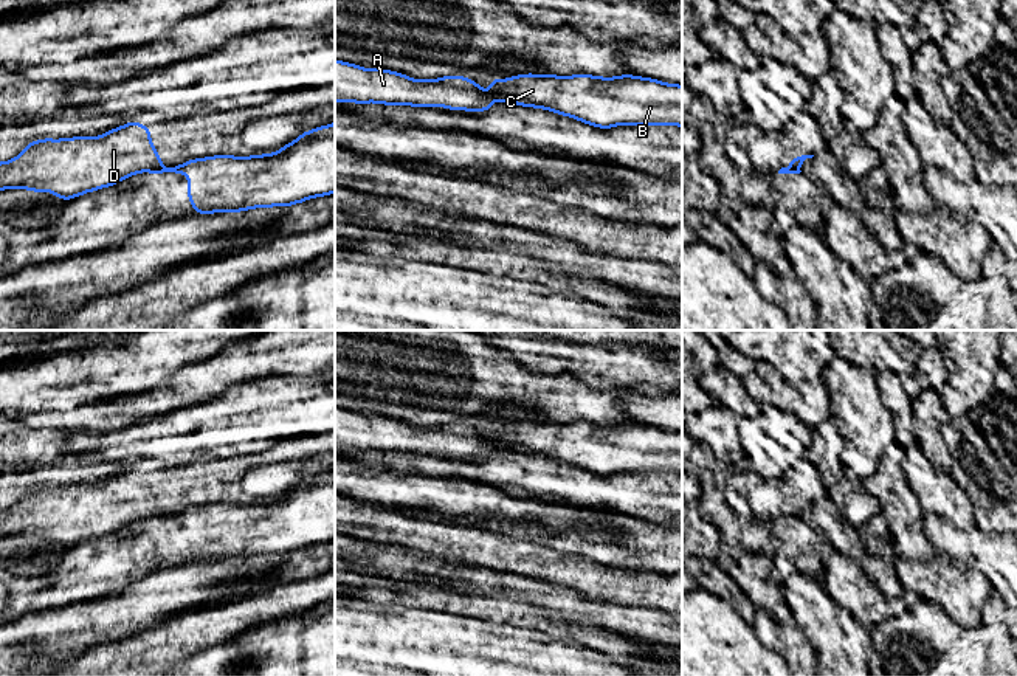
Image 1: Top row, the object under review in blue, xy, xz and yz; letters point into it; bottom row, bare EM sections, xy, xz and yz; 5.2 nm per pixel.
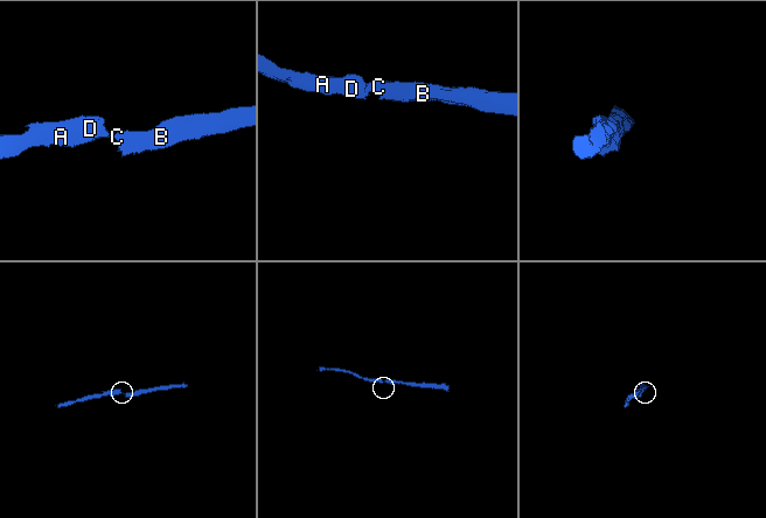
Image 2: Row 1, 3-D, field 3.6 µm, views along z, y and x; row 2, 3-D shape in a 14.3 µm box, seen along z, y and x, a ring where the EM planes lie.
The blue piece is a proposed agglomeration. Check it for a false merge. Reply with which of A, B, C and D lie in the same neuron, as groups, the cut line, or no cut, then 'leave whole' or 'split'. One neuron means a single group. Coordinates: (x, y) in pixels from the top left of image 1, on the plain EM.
A D / B C; cut in xy along (160, 513), (146, 518); split

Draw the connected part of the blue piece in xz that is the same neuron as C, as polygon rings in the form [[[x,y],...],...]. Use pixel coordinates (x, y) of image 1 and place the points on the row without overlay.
[[[533,420],[495,425],[496,448],[544,456],[598,476],[615,473],[682,474],[682,433],[651,425]]]

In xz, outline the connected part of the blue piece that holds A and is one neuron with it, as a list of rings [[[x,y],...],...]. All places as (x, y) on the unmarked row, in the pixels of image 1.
[[[335,408],[335,450],[488,459],[495,448],[495,442],[460,422],[417,428],[391,417]]]

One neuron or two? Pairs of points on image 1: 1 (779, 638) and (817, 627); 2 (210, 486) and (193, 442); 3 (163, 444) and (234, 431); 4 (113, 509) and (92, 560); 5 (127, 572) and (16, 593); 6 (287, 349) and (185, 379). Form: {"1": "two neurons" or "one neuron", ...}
{"1": "two neurons", "2": "two neurons", "3": "one neuron", "4": "two neurons", "5": "one neuron", "6": "one neuron"}

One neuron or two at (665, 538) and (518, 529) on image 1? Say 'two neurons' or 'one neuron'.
one neuron

